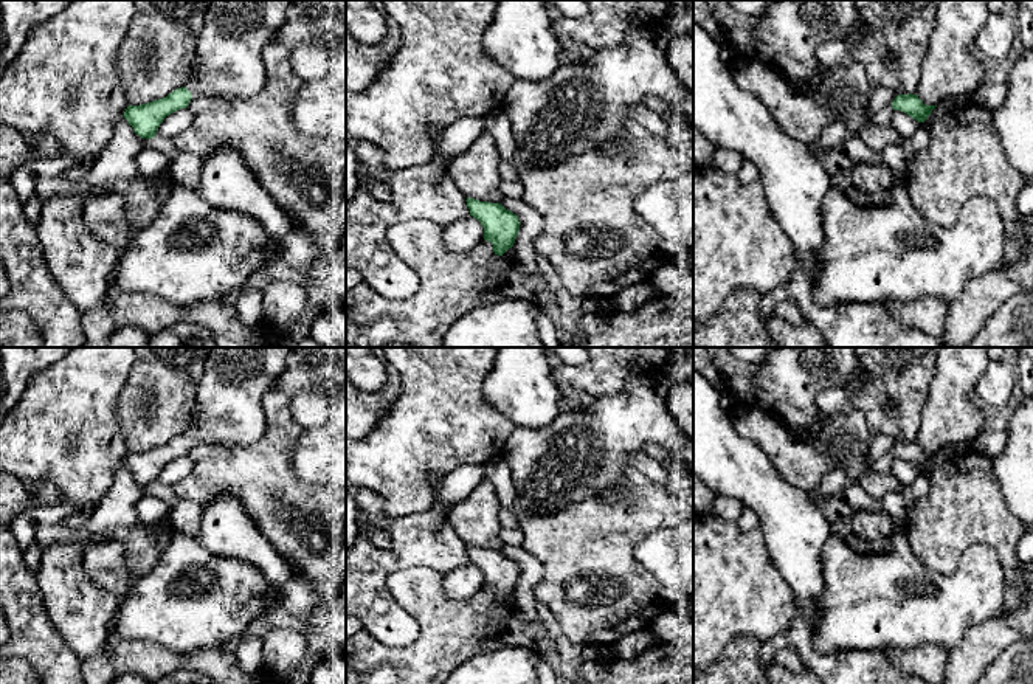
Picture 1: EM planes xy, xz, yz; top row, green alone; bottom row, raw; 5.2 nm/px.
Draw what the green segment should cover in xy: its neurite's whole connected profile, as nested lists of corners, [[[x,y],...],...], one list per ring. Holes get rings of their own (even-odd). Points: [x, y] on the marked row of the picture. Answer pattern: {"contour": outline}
{"contour": [[[212,0],[197,36],[197,70],[186,87],[174,90],[166,98],[129,105],[124,118],[141,138],[155,138],[160,124],[171,113],[186,109],[194,95],[209,95],[223,99],[248,99],[265,85],[267,70],[262,60],[264,48],[276,39],[287,20],[293,0]]]}

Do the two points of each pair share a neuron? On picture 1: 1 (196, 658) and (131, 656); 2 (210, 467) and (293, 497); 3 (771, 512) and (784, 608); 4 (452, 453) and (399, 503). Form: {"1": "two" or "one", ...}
{"1": "one", "2": "one", "3": "two", "4": "one"}

